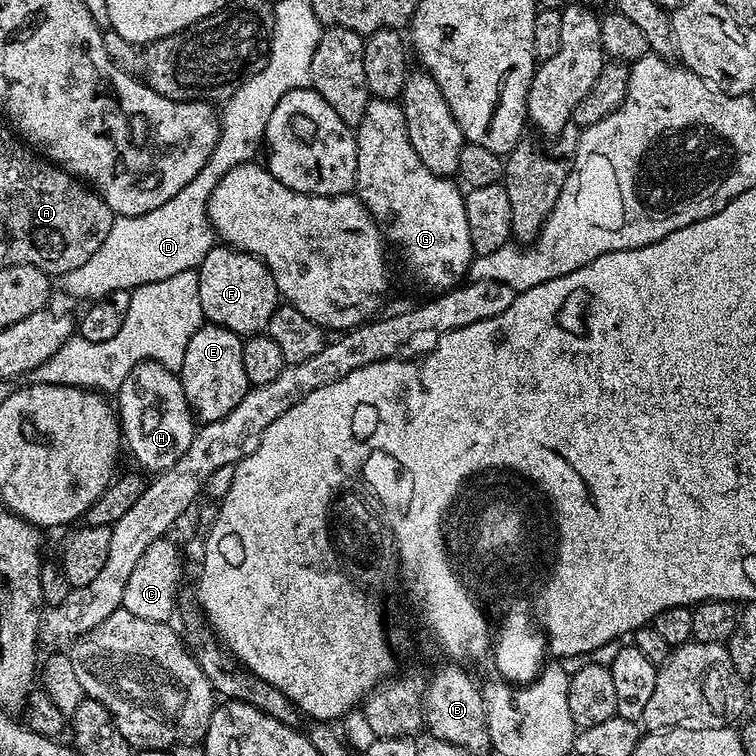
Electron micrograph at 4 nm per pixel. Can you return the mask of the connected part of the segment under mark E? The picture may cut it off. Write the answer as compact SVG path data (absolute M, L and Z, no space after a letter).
M204 322L197 333L190 338L182 366L178 371L178 380L180 377L178 388L186 394L186 402L190 406L192 415L201 425L218 422L218 418L226 418L226 414L230 414L230 410L234 410L234 406L238 406L238 402L242 402L242 398L248 393L250 385L246 378L246 369L242 367L243 345L244 340L238 333L207 322Z

